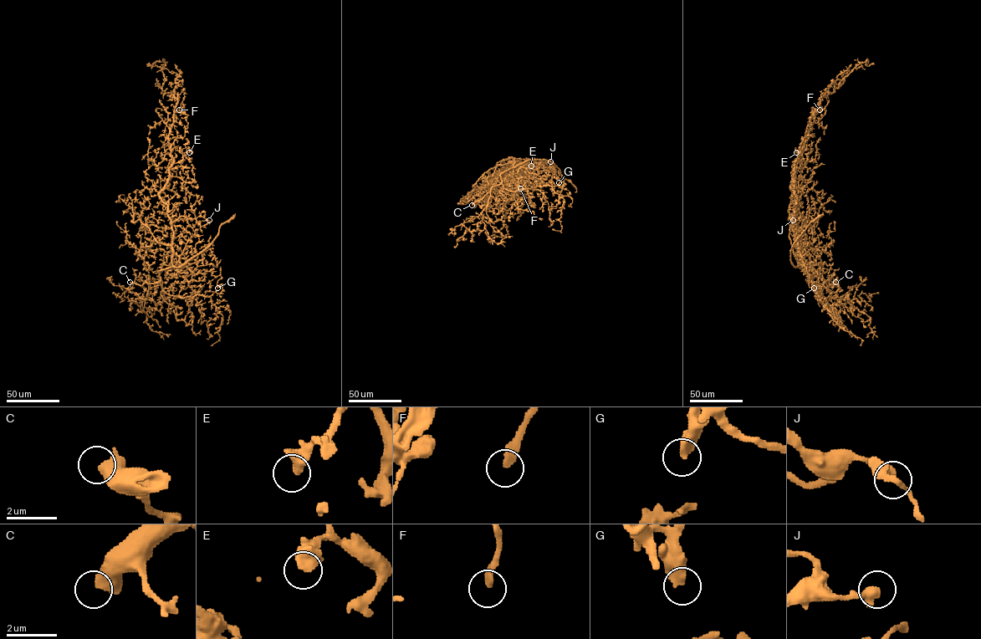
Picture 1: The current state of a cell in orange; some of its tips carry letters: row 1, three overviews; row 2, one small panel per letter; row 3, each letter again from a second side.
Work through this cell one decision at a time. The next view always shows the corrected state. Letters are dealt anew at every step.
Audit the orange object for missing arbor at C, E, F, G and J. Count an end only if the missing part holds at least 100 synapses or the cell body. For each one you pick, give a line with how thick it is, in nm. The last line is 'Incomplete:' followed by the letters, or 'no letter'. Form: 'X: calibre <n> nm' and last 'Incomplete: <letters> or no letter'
C: calibre 550 nm
Incomplete: C

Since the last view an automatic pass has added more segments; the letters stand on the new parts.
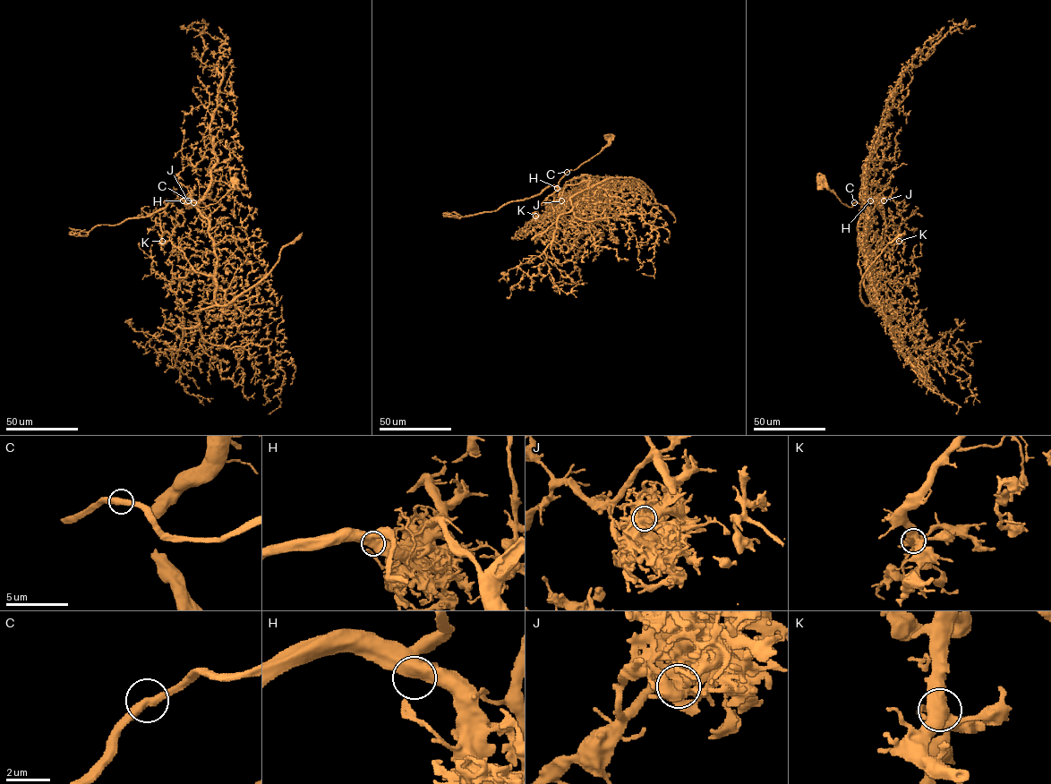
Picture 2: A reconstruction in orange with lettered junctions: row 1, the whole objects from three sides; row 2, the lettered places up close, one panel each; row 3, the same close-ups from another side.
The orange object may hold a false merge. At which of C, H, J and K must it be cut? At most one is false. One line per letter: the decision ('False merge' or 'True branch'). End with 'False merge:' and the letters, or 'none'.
C: True branch
H: True branch
J: False merge
K: True branch
False merge: J

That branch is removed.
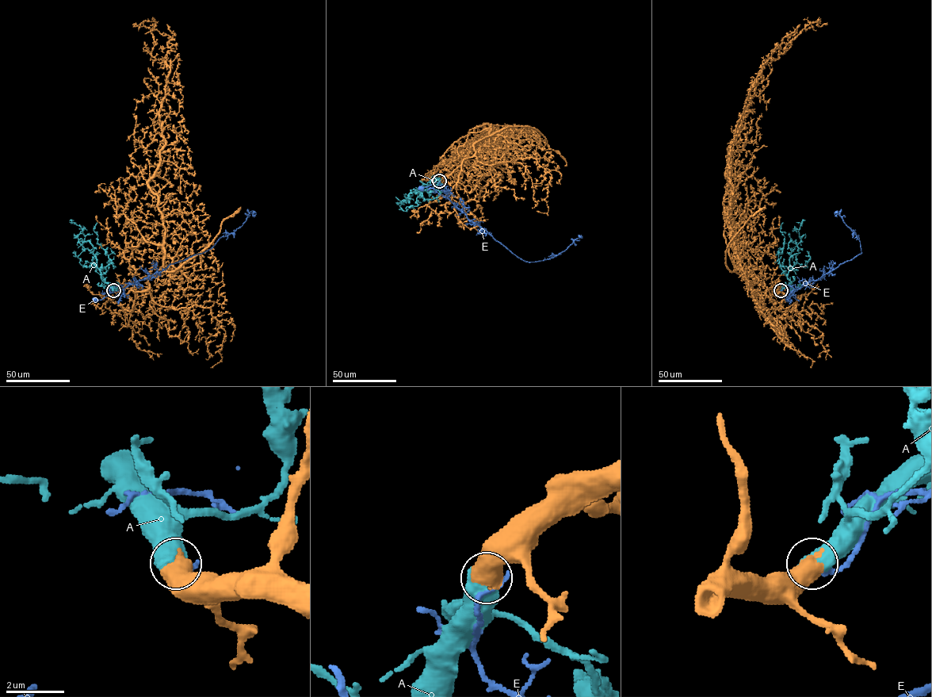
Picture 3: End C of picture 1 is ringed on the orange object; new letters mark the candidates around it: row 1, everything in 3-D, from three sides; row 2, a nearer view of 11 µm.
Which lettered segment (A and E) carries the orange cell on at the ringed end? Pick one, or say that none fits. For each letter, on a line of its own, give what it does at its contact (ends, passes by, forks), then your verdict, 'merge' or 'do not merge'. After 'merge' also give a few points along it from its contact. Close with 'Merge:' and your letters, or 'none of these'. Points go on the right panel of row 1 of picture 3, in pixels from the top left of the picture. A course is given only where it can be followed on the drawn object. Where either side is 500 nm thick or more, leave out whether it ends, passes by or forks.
A: merge; course (781, 290), (791, 282), (787, 277), (791, 255), (788, 243), (800, 242), (799, 229), (805, 220)
E: do not merge
Merge: A

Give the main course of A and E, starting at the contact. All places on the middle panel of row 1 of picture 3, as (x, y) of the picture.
A: (439, 181), (433, 191), (427, 188), (411, 192), (403, 200), (409, 199), (398, 202), (399, 205)
E: (440, 181), (439, 185), (446, 190), (446, 197), (438, 193), (432, 185), (422, 188)

